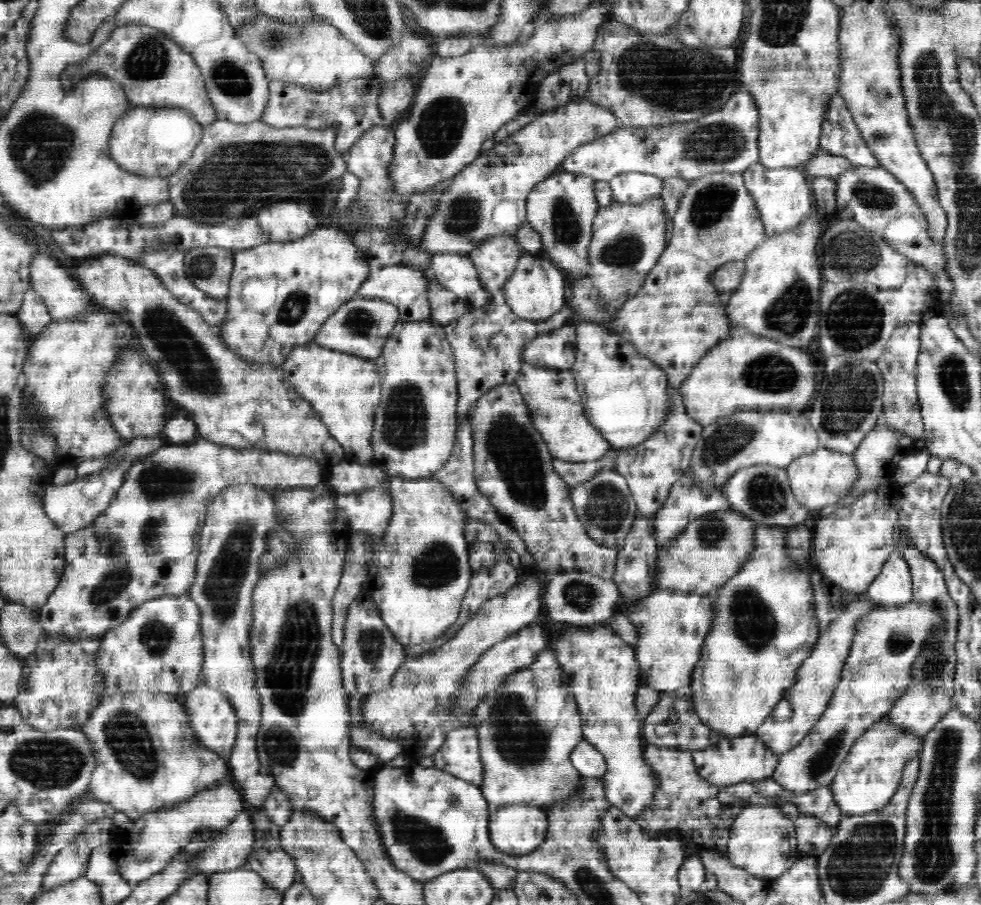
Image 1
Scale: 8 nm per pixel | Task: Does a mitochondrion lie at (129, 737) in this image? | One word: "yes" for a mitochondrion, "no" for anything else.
yes

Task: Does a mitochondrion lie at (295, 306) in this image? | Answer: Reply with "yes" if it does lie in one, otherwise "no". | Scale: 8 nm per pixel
yes

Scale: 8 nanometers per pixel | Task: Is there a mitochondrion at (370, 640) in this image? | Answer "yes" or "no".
yes

